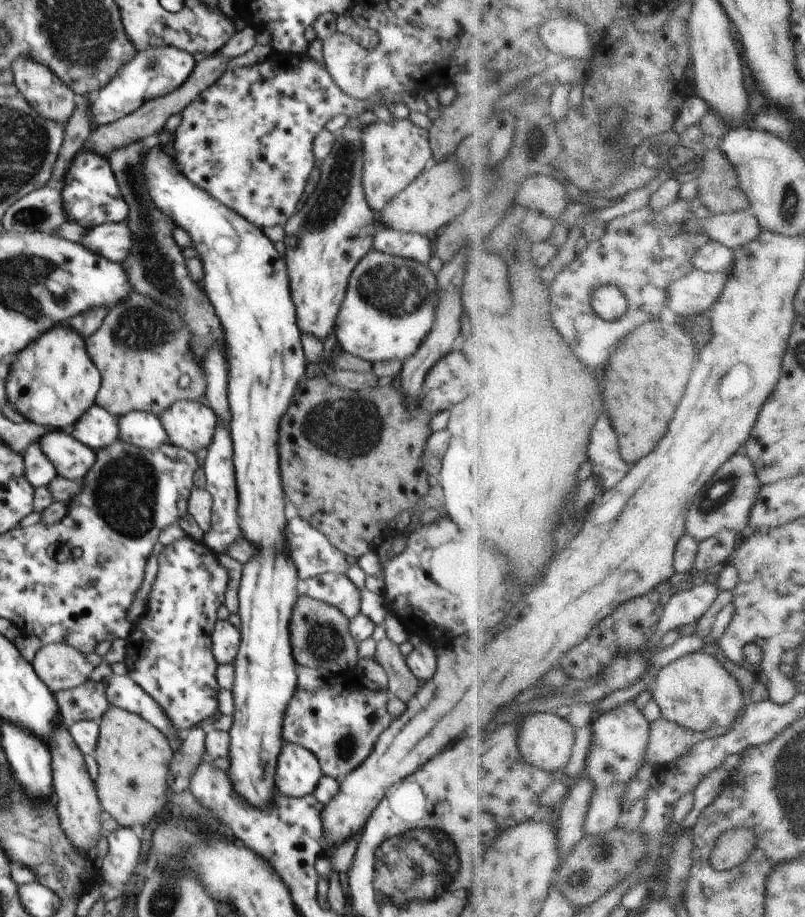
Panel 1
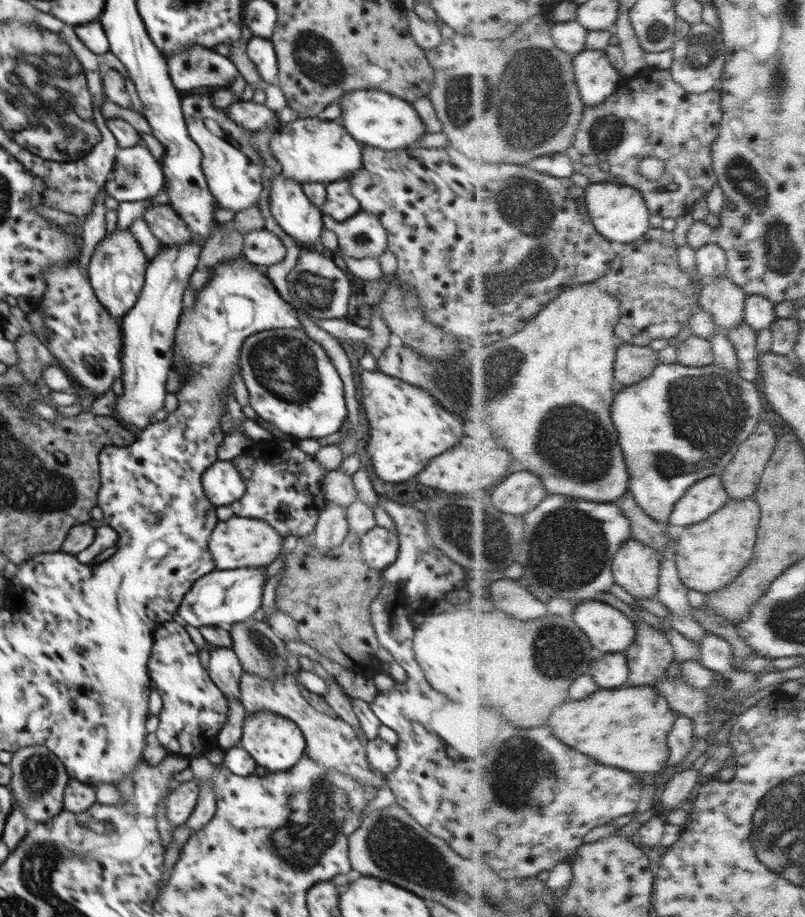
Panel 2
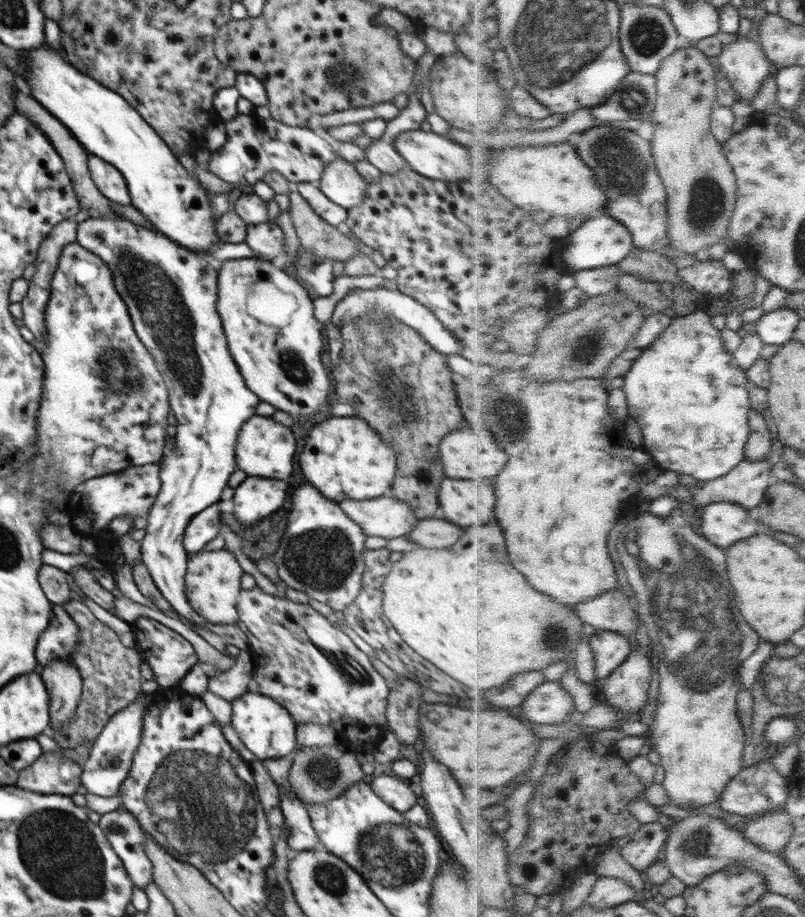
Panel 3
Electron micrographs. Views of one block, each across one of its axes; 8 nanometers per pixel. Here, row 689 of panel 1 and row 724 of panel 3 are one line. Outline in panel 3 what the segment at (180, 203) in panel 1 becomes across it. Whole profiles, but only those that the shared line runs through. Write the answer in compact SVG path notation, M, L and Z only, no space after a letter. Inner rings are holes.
M247 691L232 702L231 723L245 748L260 761L278 759L289 755L297 748L297 724L276 700L257 692Z

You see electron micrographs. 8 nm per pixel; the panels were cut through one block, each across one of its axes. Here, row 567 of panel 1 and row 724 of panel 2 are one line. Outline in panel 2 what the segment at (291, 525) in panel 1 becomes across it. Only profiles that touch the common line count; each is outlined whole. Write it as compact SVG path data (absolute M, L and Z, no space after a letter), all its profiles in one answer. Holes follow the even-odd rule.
M245 672L240 678L239 689L239 700L244 706L245 716L268 711L276 712L276 714L292 720L300 728L306 740L305 754L307 758L315 764L327 768L328 771L350 776L354 781L374 788L376 792L387 785L387 776L373 771L366 755L366 744L358 740L353 727L339 717L328 717L328 715L322 715L316 711L300 693L300 687L293 675L288 674L271 680Z

